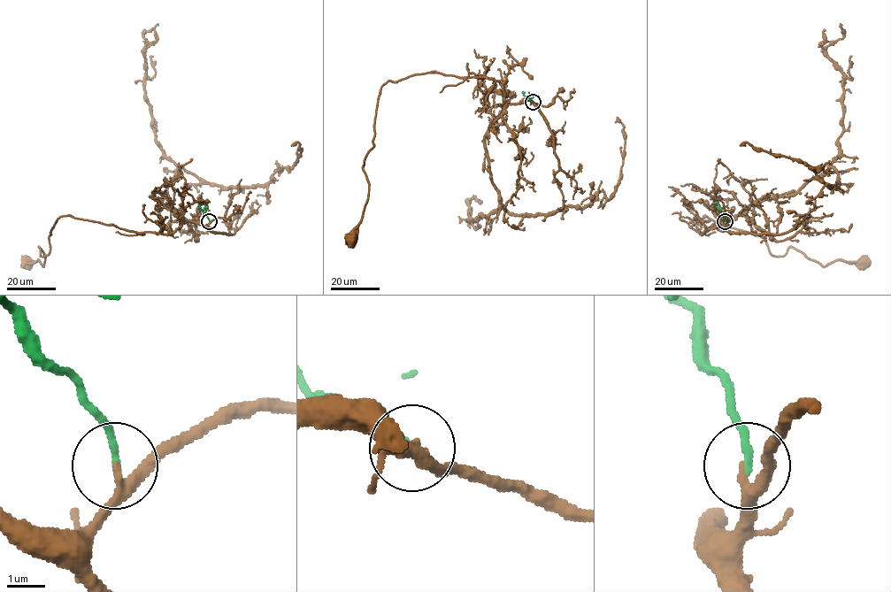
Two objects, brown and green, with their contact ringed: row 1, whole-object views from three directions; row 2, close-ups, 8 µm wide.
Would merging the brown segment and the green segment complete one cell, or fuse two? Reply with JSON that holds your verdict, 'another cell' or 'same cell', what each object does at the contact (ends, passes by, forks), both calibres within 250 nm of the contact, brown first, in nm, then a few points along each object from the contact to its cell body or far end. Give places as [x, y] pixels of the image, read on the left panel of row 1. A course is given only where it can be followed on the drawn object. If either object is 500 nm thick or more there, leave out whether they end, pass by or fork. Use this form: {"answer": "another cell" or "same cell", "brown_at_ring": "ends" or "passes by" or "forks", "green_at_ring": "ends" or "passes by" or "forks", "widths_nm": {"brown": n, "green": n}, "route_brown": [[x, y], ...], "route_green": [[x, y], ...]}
{"answer": "same cell", "brown_at_ring": "passes by", "green_at_ring": "ends", "widths_nm": {"brown": 200, "green": 200}, "route_brown": [[209, 221], [184, 219], [162, 234], [60, 216], [50, 251], [41, 256], [39, 247], [42, 265], [28, 263]], "route_green": [[209, 221], [202, 211], [204, 203]]}

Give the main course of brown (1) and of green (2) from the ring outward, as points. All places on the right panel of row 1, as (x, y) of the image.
1: (725, 221), (702, 234), (695, 225), (703, 215), (760, 234), (775, 256), (793, 247), (823, 265), (862, 263)
2: (725, 221), (719, 205), (715, 203)

